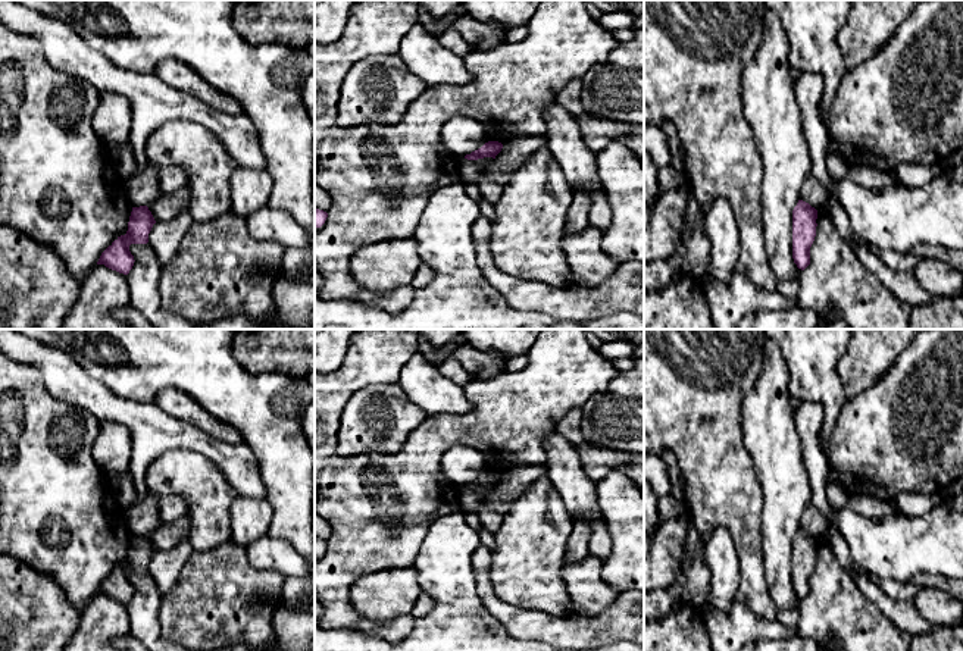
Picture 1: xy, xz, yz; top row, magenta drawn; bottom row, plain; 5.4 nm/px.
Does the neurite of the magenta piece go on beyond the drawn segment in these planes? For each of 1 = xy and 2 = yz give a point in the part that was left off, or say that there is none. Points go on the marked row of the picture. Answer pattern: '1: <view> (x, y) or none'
1: none
2: none

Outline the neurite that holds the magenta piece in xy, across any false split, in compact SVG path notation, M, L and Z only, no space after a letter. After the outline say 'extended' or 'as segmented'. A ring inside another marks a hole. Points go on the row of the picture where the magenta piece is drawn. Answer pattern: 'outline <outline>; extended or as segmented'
outline M147 206L132 207L128 231L118 237L100 256L97 265L128 275L134 266L134 256L129 251L131 244L147 244L148 234L156 223Z; as segmented

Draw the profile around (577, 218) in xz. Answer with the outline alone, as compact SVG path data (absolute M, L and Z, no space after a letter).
M572 187L573 200L566 213L565 232L576 234L588 226L588 212L591 207L591 193L585 187Z

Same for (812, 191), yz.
M810 173L801 185L800 200L819 210L826 206L829 193L825 190L822 182Z

